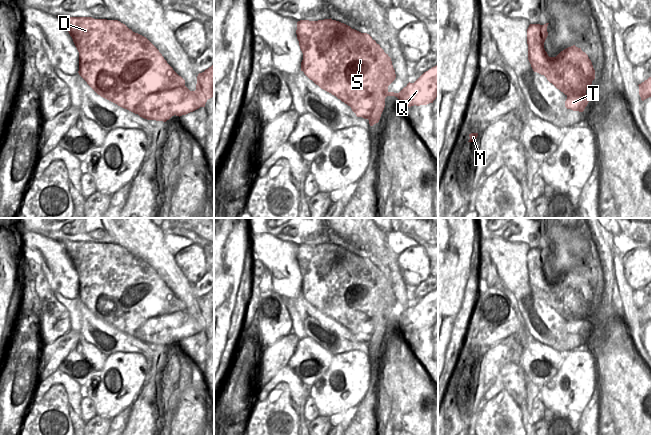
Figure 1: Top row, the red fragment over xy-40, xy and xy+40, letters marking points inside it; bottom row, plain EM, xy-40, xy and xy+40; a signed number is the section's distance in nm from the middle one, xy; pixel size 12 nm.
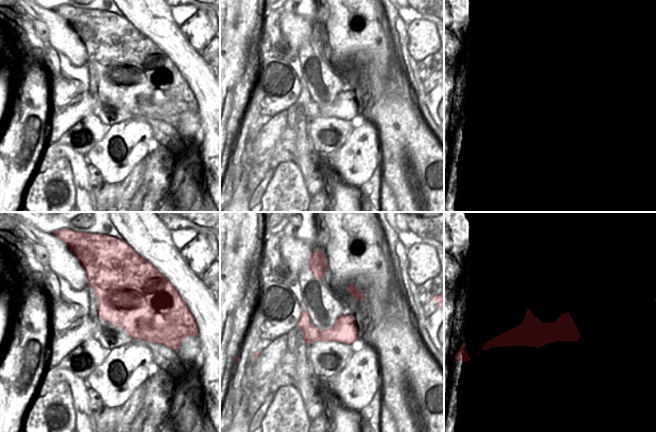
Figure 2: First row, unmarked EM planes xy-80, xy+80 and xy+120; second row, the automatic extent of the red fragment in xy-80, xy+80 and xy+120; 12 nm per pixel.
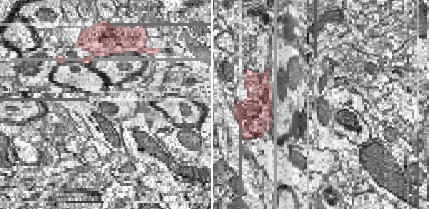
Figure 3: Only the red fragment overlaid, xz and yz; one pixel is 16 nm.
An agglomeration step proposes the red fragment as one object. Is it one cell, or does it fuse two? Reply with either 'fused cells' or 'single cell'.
fused cells

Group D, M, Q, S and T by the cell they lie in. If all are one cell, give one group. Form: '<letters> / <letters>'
D S / M Q T

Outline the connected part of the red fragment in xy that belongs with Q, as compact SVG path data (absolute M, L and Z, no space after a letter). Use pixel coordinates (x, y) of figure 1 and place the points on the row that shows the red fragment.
M438 64L424 72L414 83L408 83L399 93L384 92L382 96L368 96L351 106L357 117L368 119L372 107L384 108L387 96L397 97L406 110L411 106L433 103L438 96Z

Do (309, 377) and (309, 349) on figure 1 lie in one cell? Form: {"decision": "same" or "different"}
{"decision": "same"}

